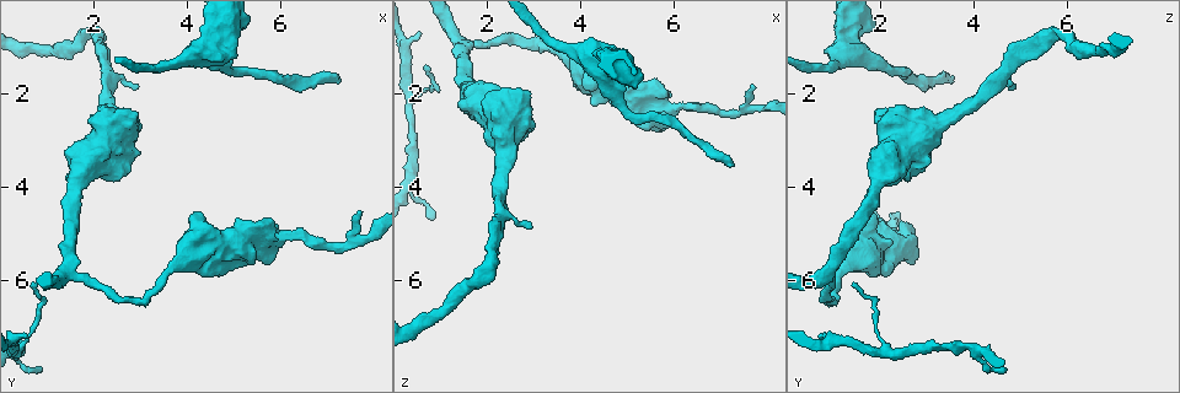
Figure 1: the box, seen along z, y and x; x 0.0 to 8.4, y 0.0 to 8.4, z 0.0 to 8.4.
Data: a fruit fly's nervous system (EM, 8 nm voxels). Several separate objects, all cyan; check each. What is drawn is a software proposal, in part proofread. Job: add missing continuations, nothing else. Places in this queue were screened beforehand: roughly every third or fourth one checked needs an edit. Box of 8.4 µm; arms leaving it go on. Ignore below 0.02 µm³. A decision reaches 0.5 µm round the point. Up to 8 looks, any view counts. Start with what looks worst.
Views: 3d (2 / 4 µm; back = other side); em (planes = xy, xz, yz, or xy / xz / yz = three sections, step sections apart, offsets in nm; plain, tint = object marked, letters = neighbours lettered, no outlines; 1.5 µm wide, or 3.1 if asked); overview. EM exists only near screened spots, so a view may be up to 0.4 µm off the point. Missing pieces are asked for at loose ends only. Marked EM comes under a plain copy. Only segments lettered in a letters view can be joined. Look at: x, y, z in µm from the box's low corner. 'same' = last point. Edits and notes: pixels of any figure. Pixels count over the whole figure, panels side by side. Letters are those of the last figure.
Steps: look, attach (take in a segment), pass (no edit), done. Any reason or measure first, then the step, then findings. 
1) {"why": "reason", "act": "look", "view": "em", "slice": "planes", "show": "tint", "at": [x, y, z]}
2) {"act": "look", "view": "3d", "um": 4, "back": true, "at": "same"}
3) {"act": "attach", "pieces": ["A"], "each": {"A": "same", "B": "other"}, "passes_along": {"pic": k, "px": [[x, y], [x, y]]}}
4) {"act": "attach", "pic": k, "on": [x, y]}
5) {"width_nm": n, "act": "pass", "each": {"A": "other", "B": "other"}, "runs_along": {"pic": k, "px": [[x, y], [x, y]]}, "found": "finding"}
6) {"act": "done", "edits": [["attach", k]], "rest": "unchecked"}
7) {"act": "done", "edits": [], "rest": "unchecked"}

{"why": "tapers out", "act": "look", "view": "em", "slice": "planes", "show": "letters", "at": [7.30, 1.75, 3.55]}

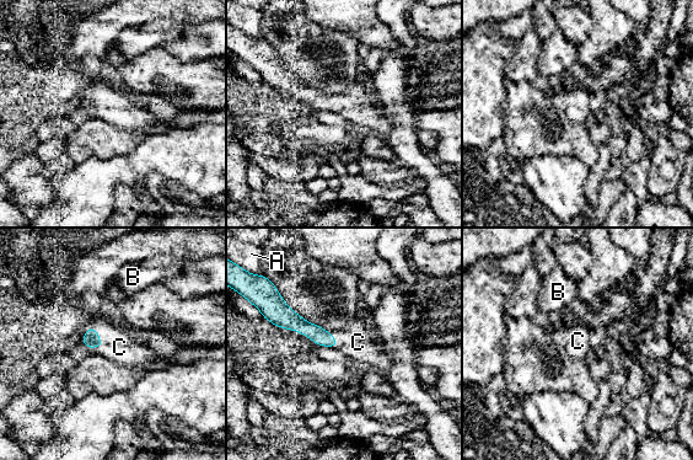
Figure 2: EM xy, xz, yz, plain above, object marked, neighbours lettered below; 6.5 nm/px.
{"width_nm": 100, "longest_contact_nm": ["C", 340], "act": "attach", "pieces": ["C"], "each": {"A": "other", "B": "other", "C": "same"}, "found": "it goes on there"}

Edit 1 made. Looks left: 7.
{"why": "redraw", "act": "look", "view": "overview"}

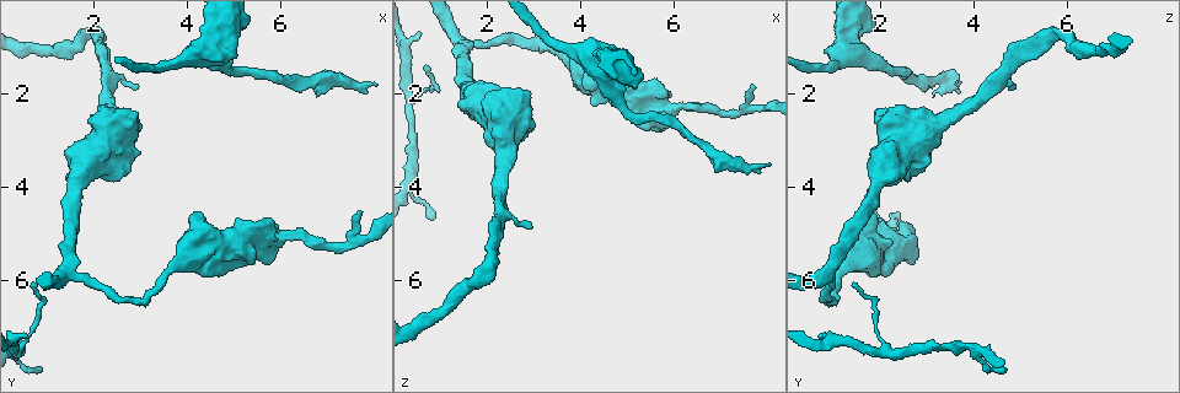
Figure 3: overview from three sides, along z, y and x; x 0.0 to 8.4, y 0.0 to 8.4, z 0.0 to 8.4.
{"why": "thin end", "act": "look", "view": "em", "slice": "xy", "step": 4, "show": "tint", "at": [0.70, 6.05, 1.40]}

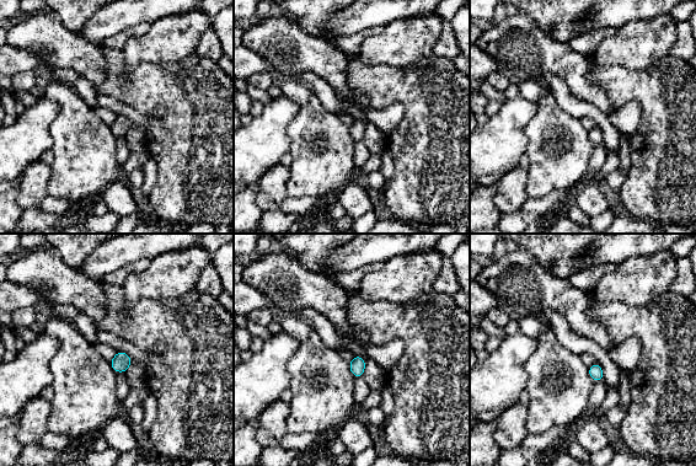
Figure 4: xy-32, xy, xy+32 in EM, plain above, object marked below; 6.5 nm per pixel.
{"act": "look", "view": "em", "slice": "planes", "show": "letters", "at": "same"}

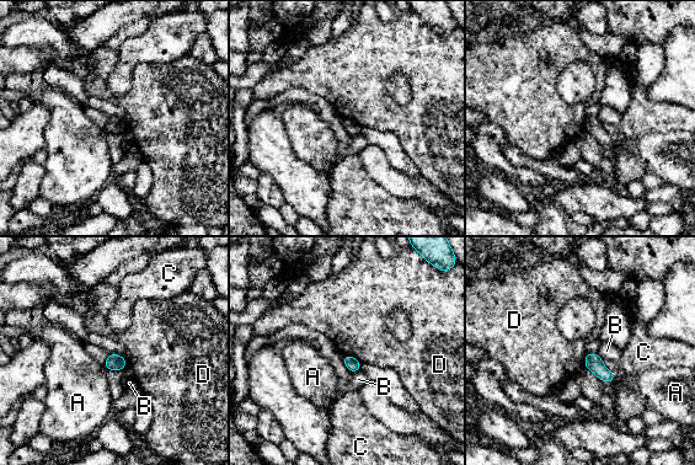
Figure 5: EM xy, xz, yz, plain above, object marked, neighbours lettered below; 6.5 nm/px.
{"longest_contact_nm": ["D", 140], "act": "pass", "each": {"A": "other", "B": "other", "C": "other", "D": "other"}, "found": "no lettered segment goes on from it"}

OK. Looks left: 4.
{"why": "branch stops here", "act": "look", "view": "3d", "um": 4, "at": [7.75, 4.55, 1.80]}

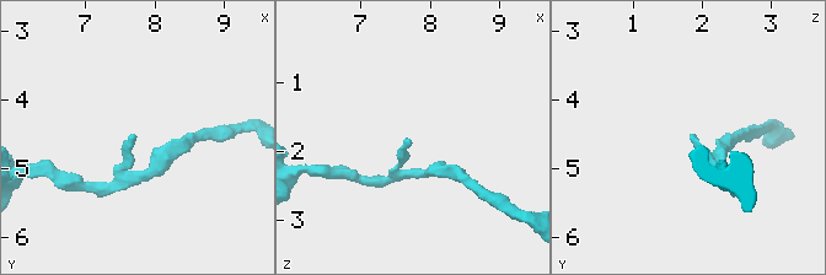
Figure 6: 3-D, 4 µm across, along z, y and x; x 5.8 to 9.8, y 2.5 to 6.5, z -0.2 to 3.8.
{"why": "need the tissue", "act": "look", "view": "em", "slice": "xy", "step": 8, "show": "letters", "at": [7.75, 4.50, 1.85]}

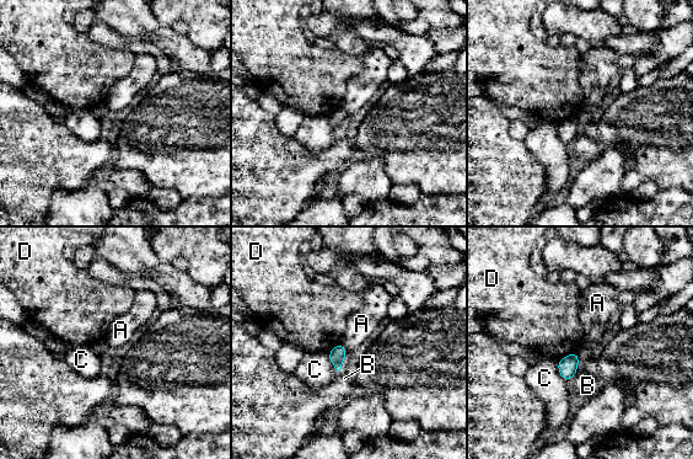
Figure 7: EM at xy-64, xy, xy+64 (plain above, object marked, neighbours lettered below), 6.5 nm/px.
{"longest_contact_nm": ["C", 170], "act": "pass", "each": {"A": "other", "B": "other", "C": "other", "D": "other"}, "found": "no lettered segment goes on from it"}

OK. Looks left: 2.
{"act": "done", "edits": [["attach", 2]], "rest": "unchecked"}

